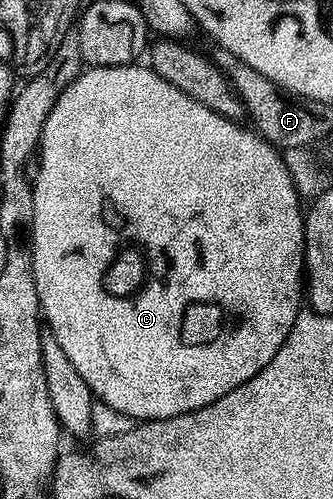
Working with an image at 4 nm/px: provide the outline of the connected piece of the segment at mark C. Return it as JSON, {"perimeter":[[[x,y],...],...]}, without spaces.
{"perimeter":[[[132,65],[130,67],[91,67],[90,69],[84,70],[83,74],[77,76],[77,78],[63,90],[61,97],[57,97],[57,101],[49,113],[49,121],[45,121],[45,129],[43,130],[43,136],[39,142],[39,149],[37,152],[39,172],[37,172],[36,175],[34,172],[33,186],[31,189],[31,192],[33,193],[31,252],[33,253],[33,277],[37,281],[39,309],[42,318],[45,320],[46,330],[53,333],[58,344],[61,345],[66,356],[69,357],[70,364],[77,369],[77,372],[81,373],[82,380],[85,381],[92,391],[94,398],[100,403],[117,409],[117,413],[125,413],[137,421],[168,419],[169,417],[177,417],[181,413],[193,413],[205,405],[213,405],[213,401],[225,397],[225,393],[233,393],[233,389],[237,389],[237,385],[245,385],[245,381],[249,381],[254,375],[261,373],[261,369],[265,369],[265,365],[269,365],[269,361],[273,361],[277,349],[281,349],[285,337],[289,337],[289,333],[293,329],[293,321],[297,321],[299,312],[304,306],[304,204],[301,202],[297,189],[289,177],[289,169],[285,169],[285,161],[283,160],[280,148],[274,147],[272,143],[268,143],[258,131],[252,129],[250,126],[247,126],[247,128],[242,127],[243,125],[242,122],[234,119],[226,119],[221,113],[217,113],[213,109],[201,105],[201,101],[193,101],[193,97],[181,93],[181,89],[177,89],[177,85],[169,85],[169,81],[162,79],[159,74],[152,71],[150,66],[147,65]]]}

